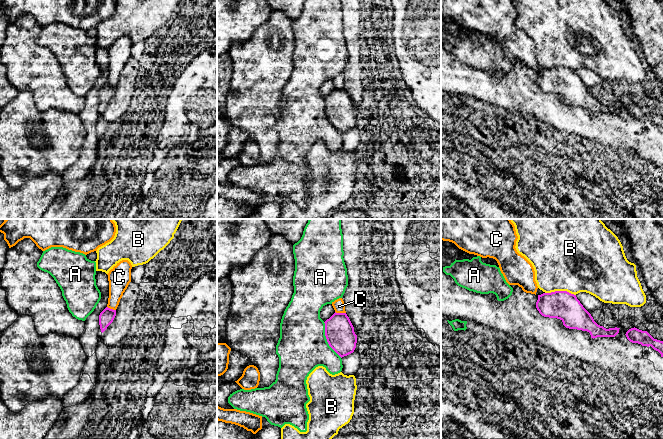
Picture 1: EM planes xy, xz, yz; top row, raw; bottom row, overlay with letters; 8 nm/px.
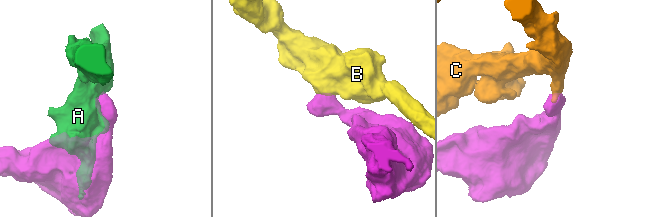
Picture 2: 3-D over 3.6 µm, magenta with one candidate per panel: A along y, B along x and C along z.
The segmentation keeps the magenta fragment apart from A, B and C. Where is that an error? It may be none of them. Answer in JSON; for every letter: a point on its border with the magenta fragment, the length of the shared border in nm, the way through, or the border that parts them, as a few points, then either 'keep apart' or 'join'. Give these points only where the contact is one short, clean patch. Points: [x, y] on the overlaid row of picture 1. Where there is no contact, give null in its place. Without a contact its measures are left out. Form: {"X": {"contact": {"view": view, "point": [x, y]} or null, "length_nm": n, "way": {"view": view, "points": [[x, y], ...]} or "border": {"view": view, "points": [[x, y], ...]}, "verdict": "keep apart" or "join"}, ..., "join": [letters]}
{"A": {"contact": {"view": "xz", "point": [327, 340]}, "length_nm": 320, "verdict": "keep apart"}, "B": {"contact": {"view": "yz", "point": [560, 291]}, "length_nm": 240, "border": {"view": "yz", "points": [[545, 292], [568, 291], [575, 295]]}, "verdict": "keep apart"}, "C": {"contact": {"view": "xz", "point": [340, 313]}, "length_nm": 90, "border": {"view": "xz", "points": [[335, 311], [345, 313]]}, "verdict": "keep apart"}, "join": []}

